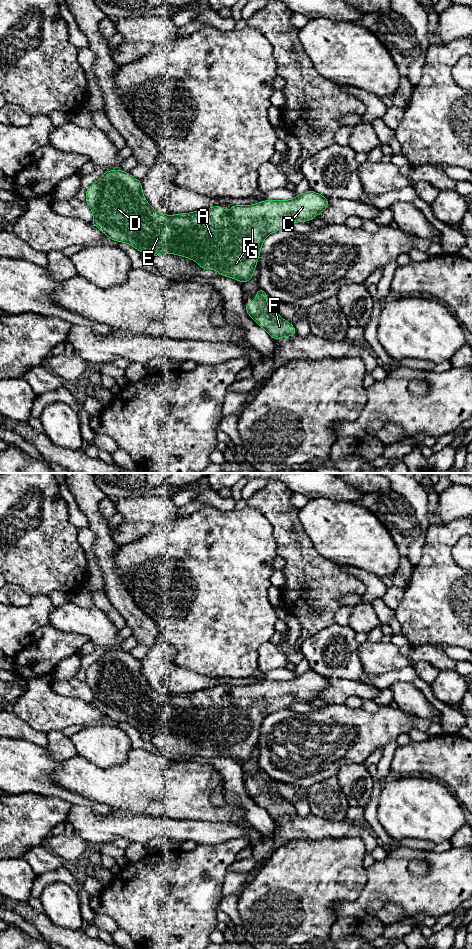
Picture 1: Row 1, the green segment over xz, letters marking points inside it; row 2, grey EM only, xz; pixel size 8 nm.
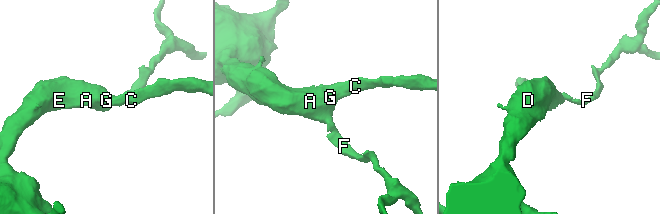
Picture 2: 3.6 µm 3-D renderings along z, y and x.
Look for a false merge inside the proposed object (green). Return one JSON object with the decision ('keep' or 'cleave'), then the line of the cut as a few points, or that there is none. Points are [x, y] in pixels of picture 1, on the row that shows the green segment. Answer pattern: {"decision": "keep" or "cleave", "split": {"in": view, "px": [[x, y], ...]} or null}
{"decision": "keep", "split": null}

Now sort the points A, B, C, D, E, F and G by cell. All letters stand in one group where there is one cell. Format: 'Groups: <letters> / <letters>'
Groups: A B C D E F G

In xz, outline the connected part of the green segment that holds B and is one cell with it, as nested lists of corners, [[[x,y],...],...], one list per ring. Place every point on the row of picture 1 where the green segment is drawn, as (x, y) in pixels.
[[[109,170],[104,173],[86,190],[85,202],[90,206],[94,216],[92,224],[115,242],[128,243],[141,253],[148,253],[153,257],[165,253],[180,255],[194,260],[202,269],[213,269],[221,276],[245,283],[252,278],[261,246],[269,234],[294,222],[308,222],[328,207],[328,198],[309,190],[292,200],[265,200],[247,206],[231,205],[230,212],[224,211],[222,205],[218,205],[192,213],[163,215],[148,204],[143,196],[141,181],[122,170]]]

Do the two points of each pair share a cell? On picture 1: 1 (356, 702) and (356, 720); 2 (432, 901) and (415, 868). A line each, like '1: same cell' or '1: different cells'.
1: different cells
2: different cells

